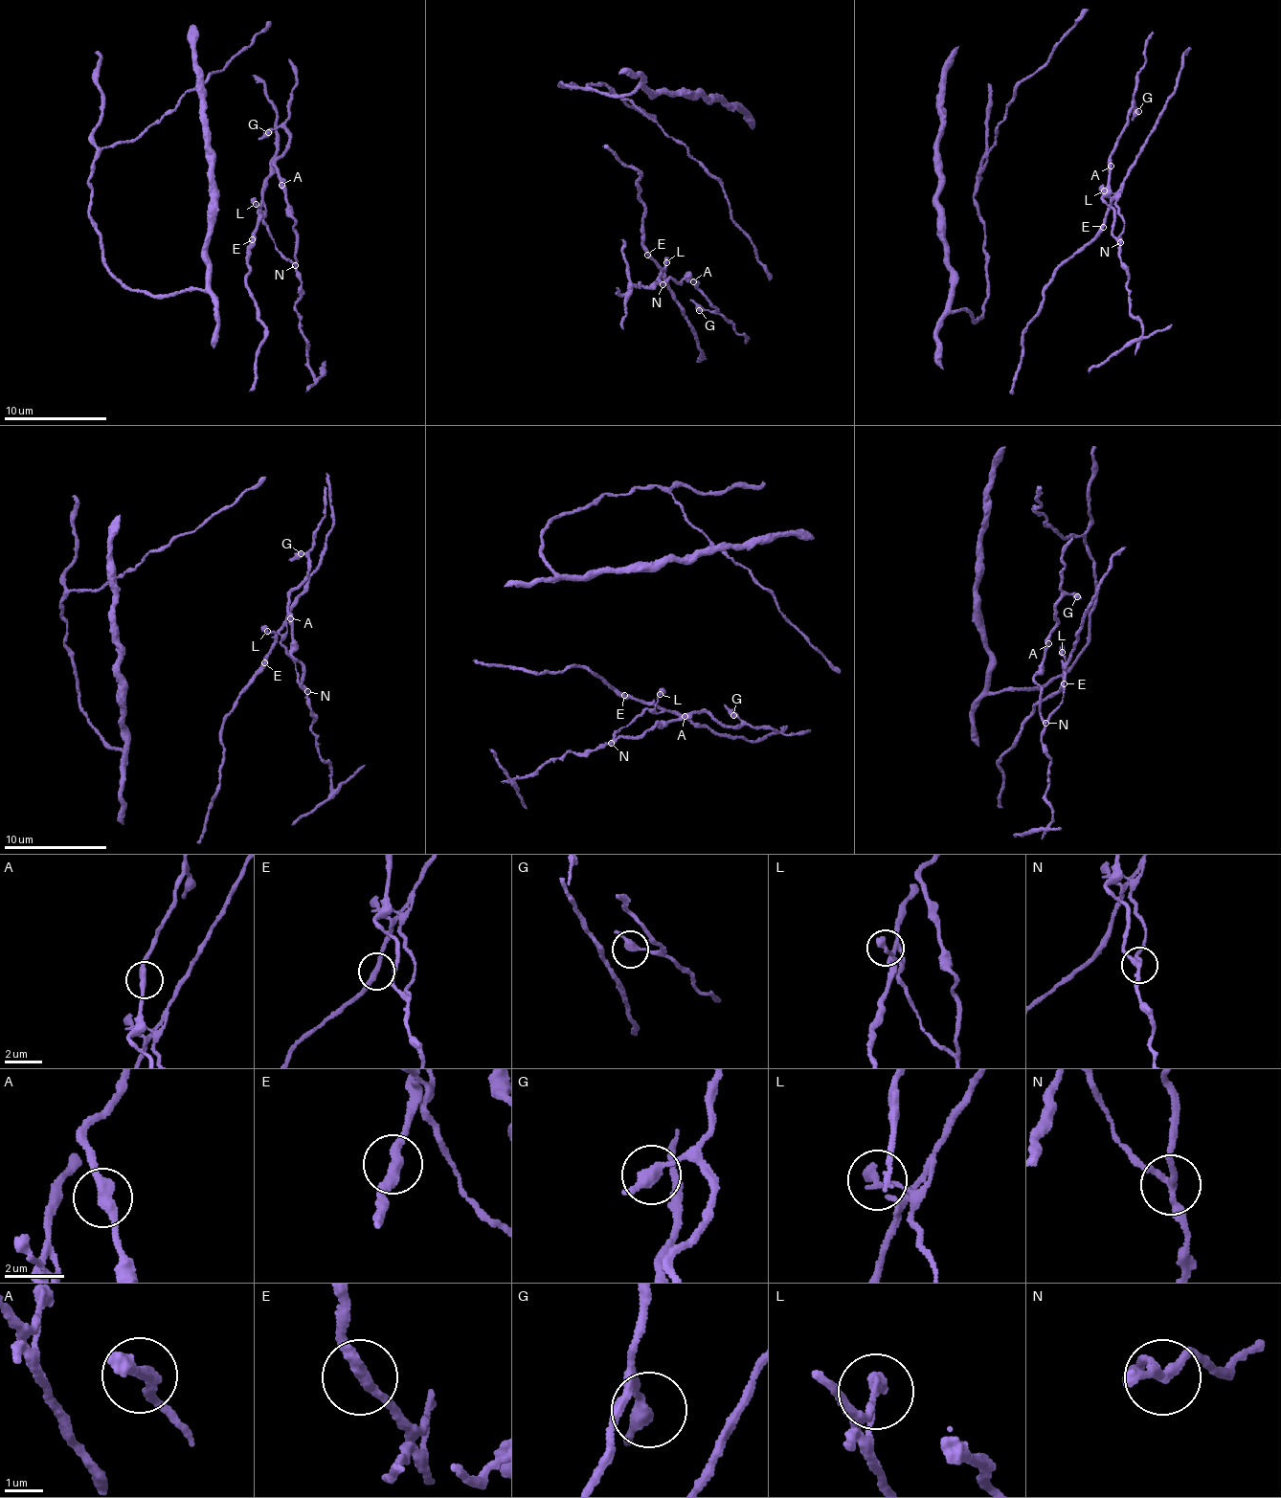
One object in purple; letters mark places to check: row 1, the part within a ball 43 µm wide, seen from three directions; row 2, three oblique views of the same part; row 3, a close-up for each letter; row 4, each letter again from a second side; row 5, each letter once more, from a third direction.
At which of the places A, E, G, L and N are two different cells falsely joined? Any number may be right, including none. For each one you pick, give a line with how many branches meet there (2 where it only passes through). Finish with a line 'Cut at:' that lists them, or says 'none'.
L: 1
N: 3
Cut at: L, N

